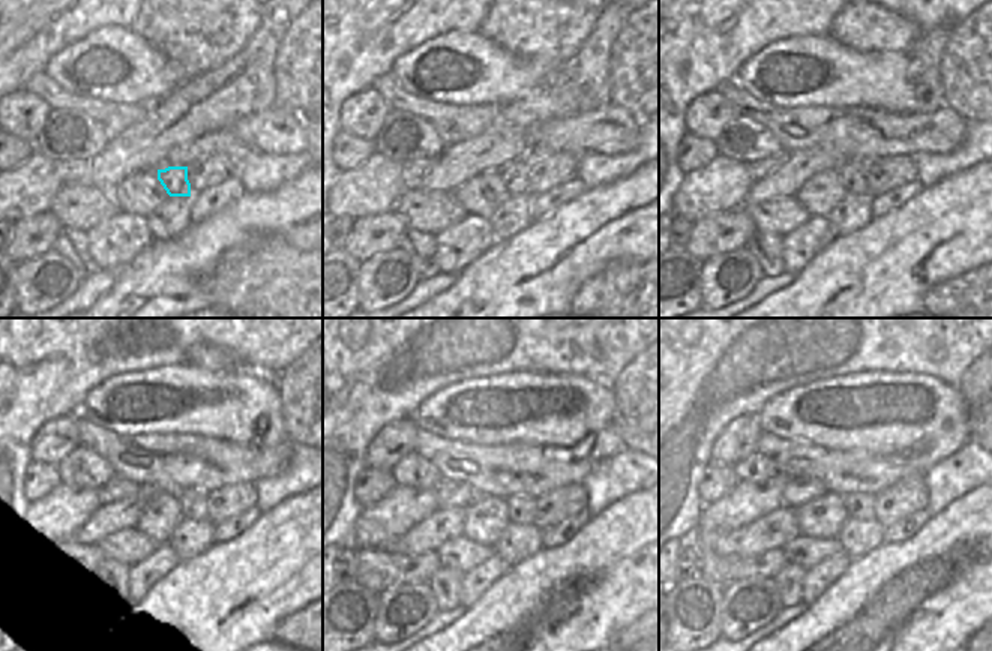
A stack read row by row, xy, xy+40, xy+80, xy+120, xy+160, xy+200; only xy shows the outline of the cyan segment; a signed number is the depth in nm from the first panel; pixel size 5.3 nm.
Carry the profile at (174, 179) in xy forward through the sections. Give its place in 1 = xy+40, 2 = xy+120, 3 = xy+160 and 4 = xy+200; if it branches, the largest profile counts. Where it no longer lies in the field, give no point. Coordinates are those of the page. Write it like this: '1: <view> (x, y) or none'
1: xy+40 (514, 176)
2: xy+120 (192, 506)
3: xy+160 (521, 509)
4: xy+200 (860, 506)

